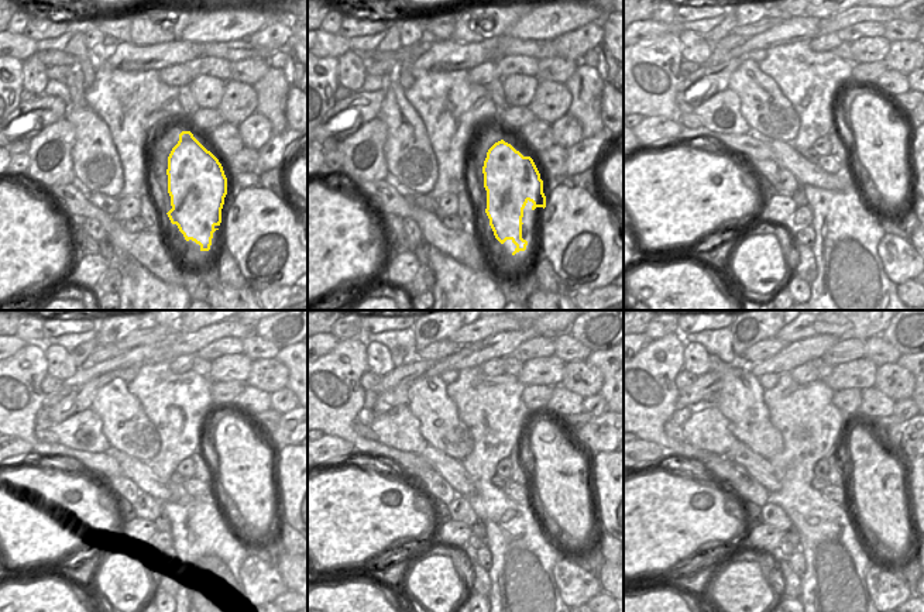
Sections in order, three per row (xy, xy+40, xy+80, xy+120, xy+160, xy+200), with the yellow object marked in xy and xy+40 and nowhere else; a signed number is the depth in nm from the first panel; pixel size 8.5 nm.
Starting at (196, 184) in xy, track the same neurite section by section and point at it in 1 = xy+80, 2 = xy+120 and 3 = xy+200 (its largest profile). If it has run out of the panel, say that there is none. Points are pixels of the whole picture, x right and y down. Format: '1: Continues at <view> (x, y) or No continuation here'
1: Continues at xy+80 (825, 192)
2: Continues at xy+120 (209, 508)
3: Continues at xy+200 (882, 540)

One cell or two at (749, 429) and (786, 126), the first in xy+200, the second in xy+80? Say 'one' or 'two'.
one

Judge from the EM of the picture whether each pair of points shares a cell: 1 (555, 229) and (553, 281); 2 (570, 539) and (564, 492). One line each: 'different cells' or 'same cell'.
1: different cells
2: same cell

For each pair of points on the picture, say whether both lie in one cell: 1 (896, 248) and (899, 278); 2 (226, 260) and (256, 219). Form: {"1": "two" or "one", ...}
{"1": "two", "2": "two"}

